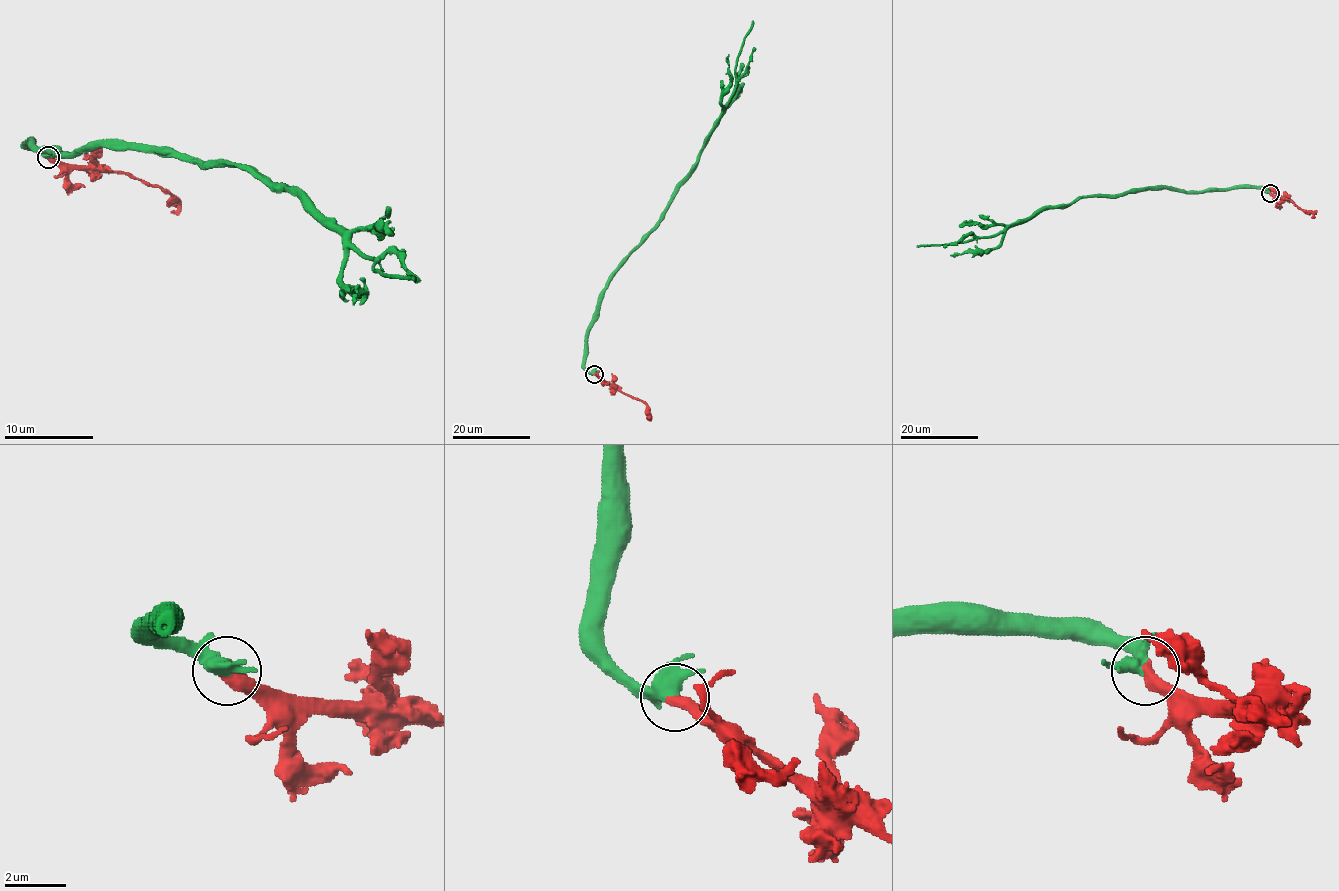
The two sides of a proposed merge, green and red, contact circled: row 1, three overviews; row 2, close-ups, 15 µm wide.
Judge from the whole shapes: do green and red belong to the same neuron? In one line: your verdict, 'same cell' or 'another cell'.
same cell

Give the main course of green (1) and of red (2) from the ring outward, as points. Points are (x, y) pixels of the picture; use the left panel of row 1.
1: (48, 156), (28, 145), (52, 154), (152, 147), (243, 165), (288, 187), (374, 269), (414, 281)
2: (48, 156), (68, 165), (99, 165), (110, 172), (123, 172), (159, 185), (172, 198), (177, 214)

